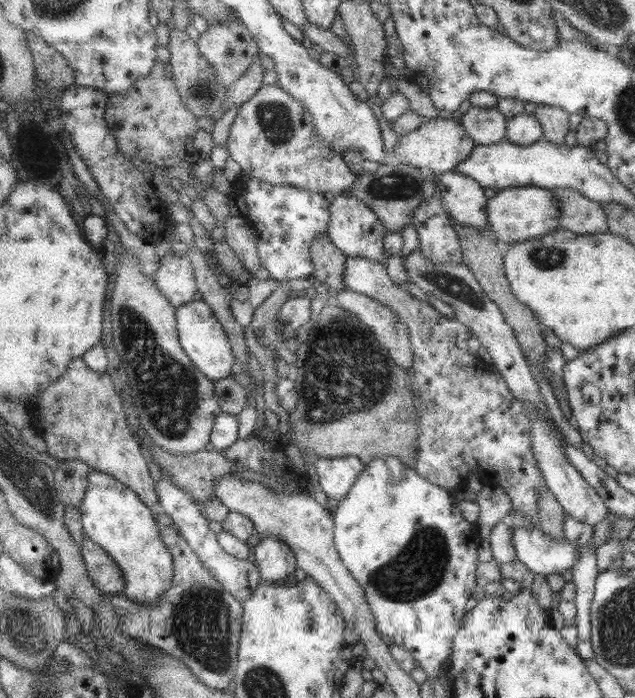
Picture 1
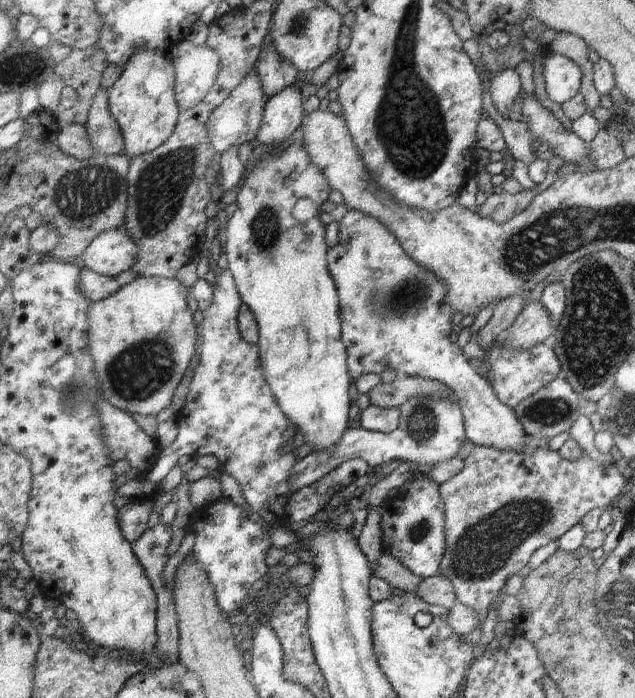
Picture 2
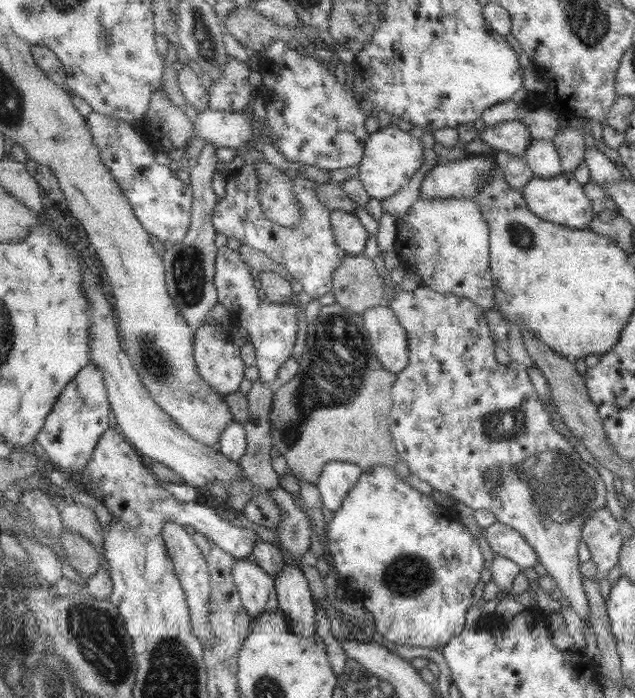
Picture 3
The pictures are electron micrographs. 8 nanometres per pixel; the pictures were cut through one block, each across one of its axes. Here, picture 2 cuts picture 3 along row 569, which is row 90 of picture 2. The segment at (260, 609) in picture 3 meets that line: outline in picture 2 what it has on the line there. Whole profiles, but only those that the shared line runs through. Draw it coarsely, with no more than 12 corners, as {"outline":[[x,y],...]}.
{"outline":[[257,69],[211,114],[213,148],[256,143],[267,94]]}

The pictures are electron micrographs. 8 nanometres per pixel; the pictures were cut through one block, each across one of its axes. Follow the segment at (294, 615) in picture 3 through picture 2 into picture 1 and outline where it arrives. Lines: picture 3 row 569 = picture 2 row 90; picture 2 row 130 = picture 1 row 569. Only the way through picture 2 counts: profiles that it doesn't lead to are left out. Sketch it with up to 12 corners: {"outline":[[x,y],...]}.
{"outline":[[262,538],[254,563],[263,581],[283,585],[298,559],[281,538]]}

